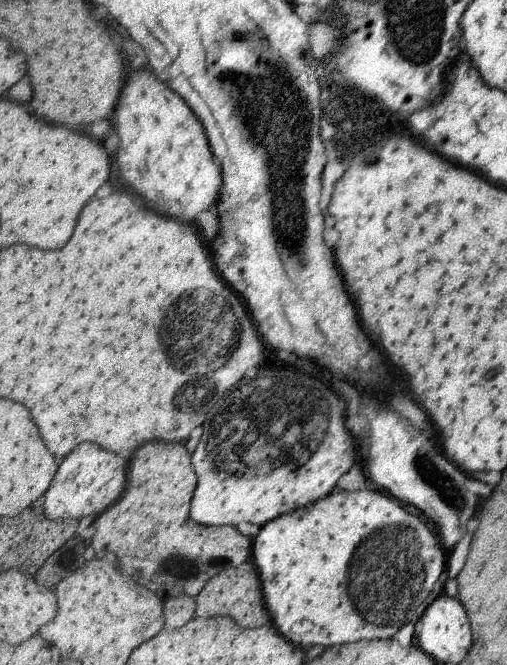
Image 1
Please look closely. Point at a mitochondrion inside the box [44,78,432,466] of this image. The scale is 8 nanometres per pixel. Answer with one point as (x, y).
(181, 402)

